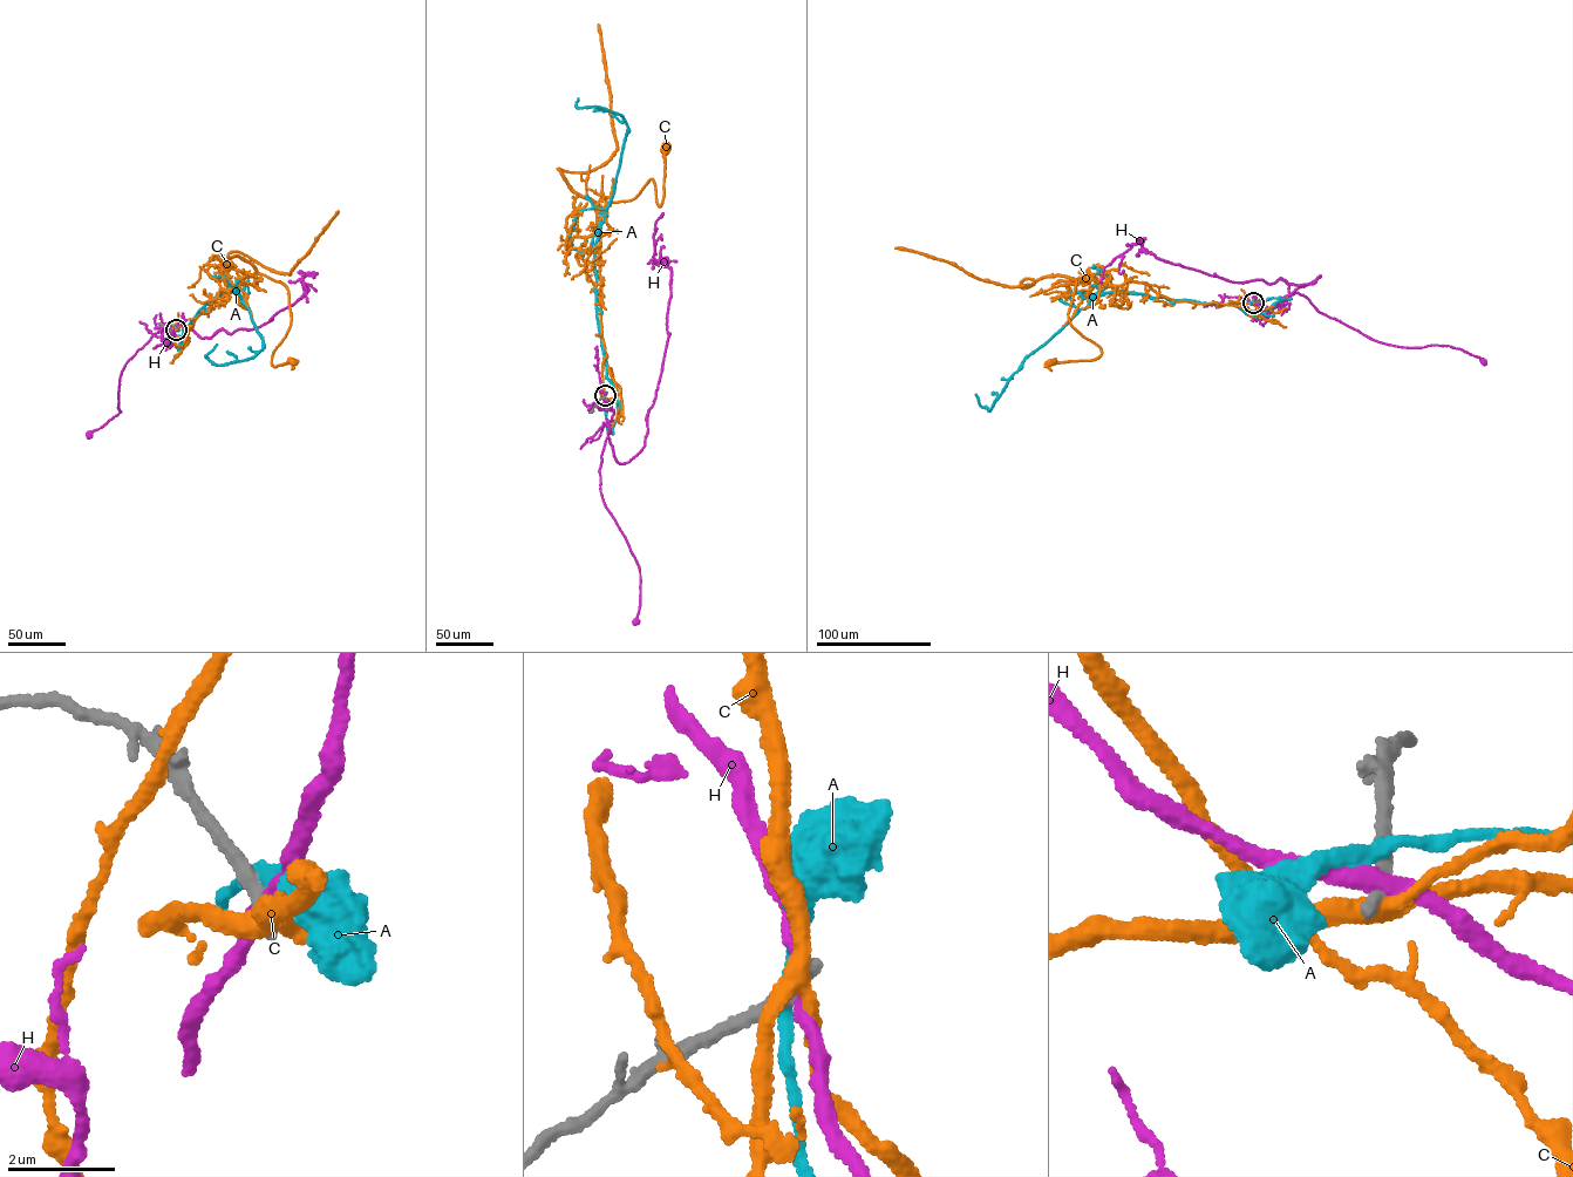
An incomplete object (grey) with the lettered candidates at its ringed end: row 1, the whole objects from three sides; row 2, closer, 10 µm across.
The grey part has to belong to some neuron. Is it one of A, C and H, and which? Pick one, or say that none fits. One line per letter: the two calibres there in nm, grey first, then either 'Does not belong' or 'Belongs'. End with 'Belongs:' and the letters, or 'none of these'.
A: Thickness 340 nm (grey) against 220 nm. Does not belong
C: Thickness 240 nm (grey) against 300 nm. Does not belong
H: Thickness 320 nm (grey) against 300 nm. Does not belong
Belongs: none of these

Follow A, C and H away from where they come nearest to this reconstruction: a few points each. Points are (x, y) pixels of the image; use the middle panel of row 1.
A: (604, 396), (610, 430), (619, 410), (597, 318), (594, 254), (627, 128), (619, 114), (578, 108), (578, 99)
C: (605, 395), (600, 211), (633, 198), (651, 178), (661, 205), (665, 148)
H: (605, 396), (613, 412), (601, 457), (600, 491), (639, 566), (637, 621)

